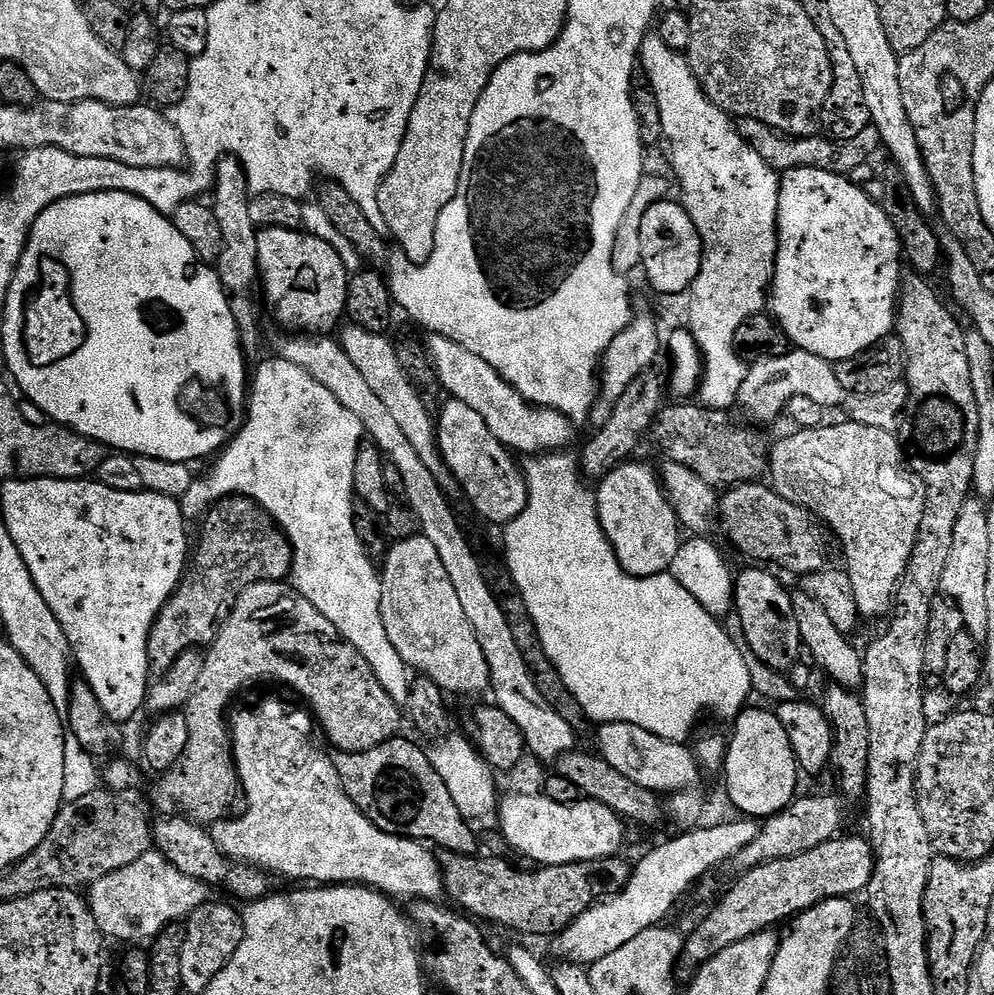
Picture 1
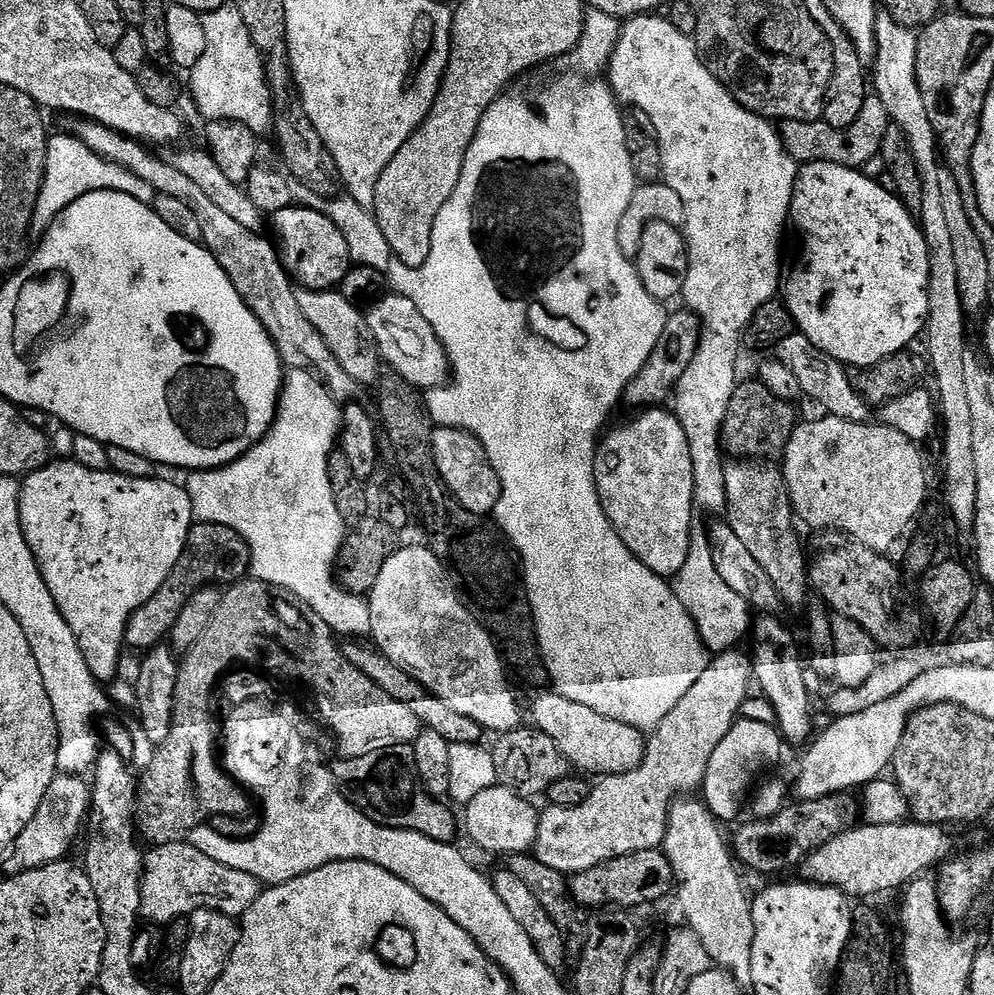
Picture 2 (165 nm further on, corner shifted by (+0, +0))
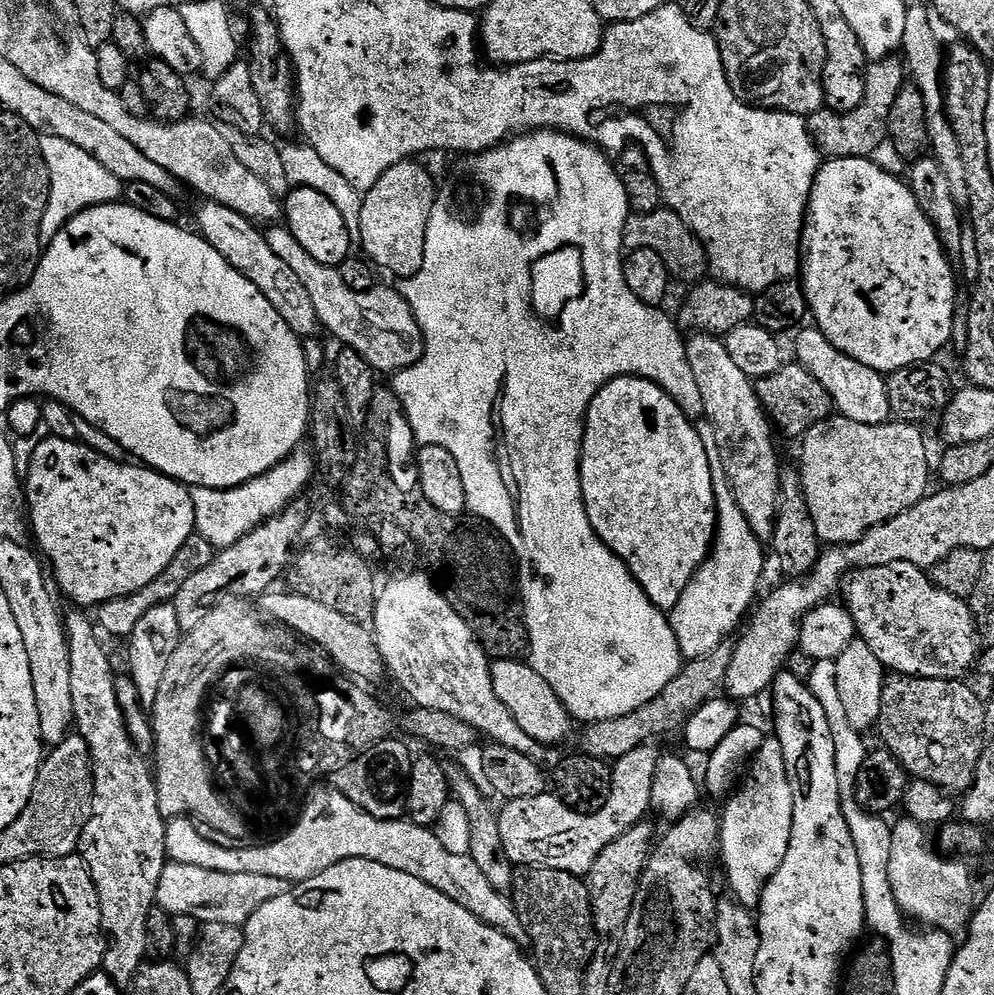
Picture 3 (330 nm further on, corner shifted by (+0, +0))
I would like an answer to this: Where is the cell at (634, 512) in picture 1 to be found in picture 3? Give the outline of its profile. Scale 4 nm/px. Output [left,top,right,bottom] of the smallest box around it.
[580,376,716,610]

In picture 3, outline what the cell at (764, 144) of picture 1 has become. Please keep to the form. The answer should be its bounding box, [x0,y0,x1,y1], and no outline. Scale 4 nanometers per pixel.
[807,58,906,160]

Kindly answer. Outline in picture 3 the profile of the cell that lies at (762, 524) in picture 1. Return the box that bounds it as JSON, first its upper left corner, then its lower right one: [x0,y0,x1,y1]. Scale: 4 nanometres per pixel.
[842,562,978,680]

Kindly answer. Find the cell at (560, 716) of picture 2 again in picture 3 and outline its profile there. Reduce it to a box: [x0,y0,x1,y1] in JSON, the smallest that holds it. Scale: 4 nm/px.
[492,660,574,746]

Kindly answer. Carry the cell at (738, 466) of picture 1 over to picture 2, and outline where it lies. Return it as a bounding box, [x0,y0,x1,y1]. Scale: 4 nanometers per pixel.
[723,378,798,462]

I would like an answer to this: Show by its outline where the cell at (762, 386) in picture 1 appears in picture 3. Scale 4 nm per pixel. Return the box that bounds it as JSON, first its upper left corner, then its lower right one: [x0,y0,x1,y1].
[795,326,893,426]

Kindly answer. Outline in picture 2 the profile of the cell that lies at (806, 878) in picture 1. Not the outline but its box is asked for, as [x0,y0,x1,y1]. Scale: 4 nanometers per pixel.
[802,822,953,898]

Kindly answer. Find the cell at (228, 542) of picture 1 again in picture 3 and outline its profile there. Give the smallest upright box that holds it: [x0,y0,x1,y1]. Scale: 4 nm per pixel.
[94,534,217,638]

